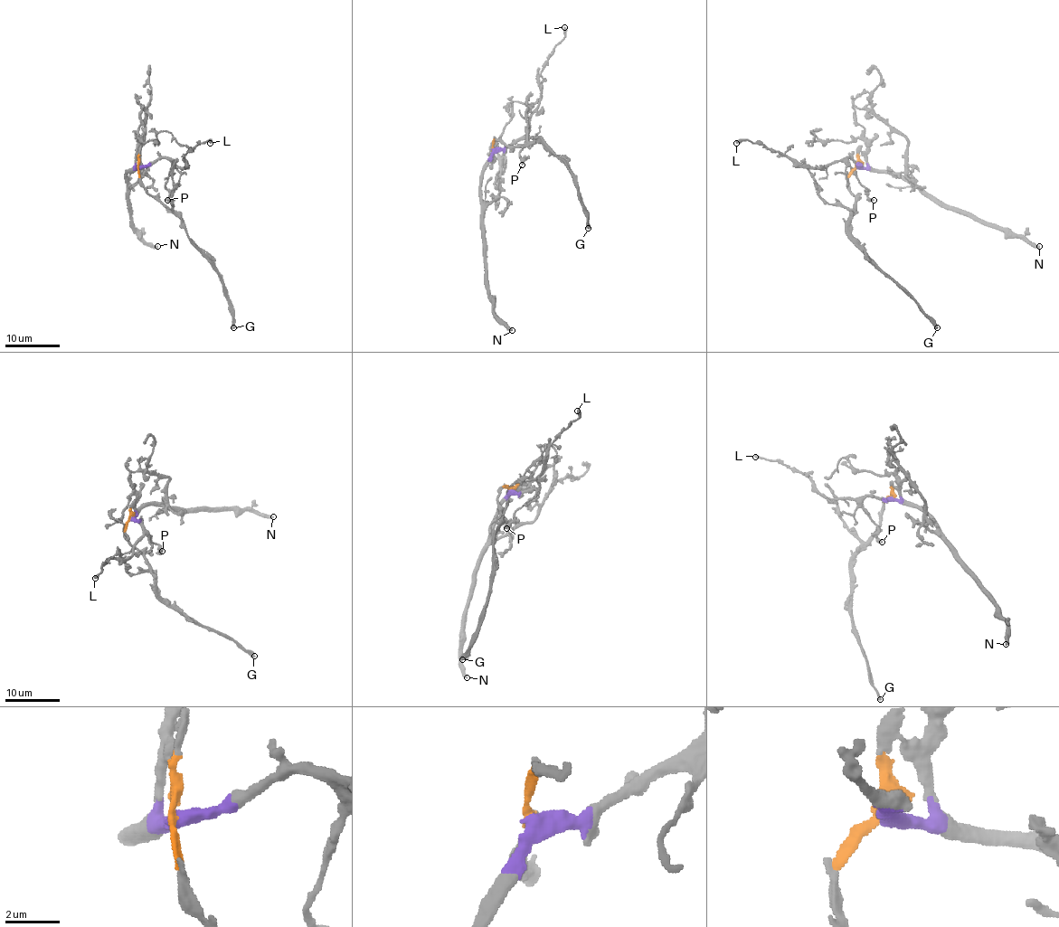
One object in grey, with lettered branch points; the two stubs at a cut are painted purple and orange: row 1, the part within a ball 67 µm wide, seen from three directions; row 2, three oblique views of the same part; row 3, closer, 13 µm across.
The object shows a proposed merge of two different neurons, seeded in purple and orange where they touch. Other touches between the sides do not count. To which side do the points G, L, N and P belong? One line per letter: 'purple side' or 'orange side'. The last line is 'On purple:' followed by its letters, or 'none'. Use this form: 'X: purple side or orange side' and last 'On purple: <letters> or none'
G: orange side
L: purple side
N: purple side
P: purple side
On purple: L, N, P

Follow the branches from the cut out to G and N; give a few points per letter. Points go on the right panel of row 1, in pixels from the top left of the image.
G: (857, 167), (847, 178), (847, 189), (855, 196), (850, 237), (938, 327)
N: (857, 167), (903, 175), (921, 191), (943, 203), (1006, 227), (1039, 246)

